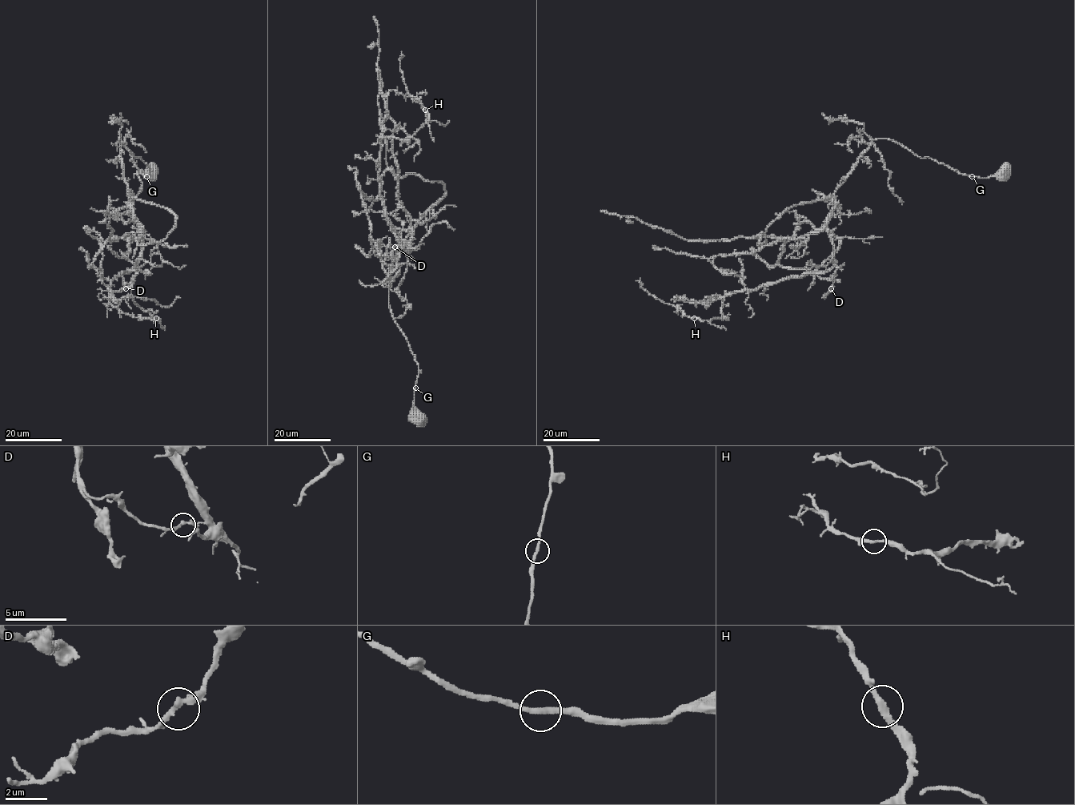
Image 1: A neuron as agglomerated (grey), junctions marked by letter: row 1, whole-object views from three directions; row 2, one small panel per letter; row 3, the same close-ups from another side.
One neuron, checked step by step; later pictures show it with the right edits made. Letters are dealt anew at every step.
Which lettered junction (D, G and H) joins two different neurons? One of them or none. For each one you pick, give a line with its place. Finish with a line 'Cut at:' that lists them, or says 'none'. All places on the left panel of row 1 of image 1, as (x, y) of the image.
Cut at: none

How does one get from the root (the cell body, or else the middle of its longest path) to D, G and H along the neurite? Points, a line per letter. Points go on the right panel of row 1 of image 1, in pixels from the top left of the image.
D: (1005, 171), (988, 178), (963, 175), (892, 140), (873, 139), (833, 195), (827, 230), (836, 270), (831, 288)
G: (1005, 171), (999, 176), (988, 178), (972, 176)
H: (1005, 171), (963, 175), (892, 140), (873, 139), (833, 195), (829, 269), (731, 291), (724, 318), (694, 318)

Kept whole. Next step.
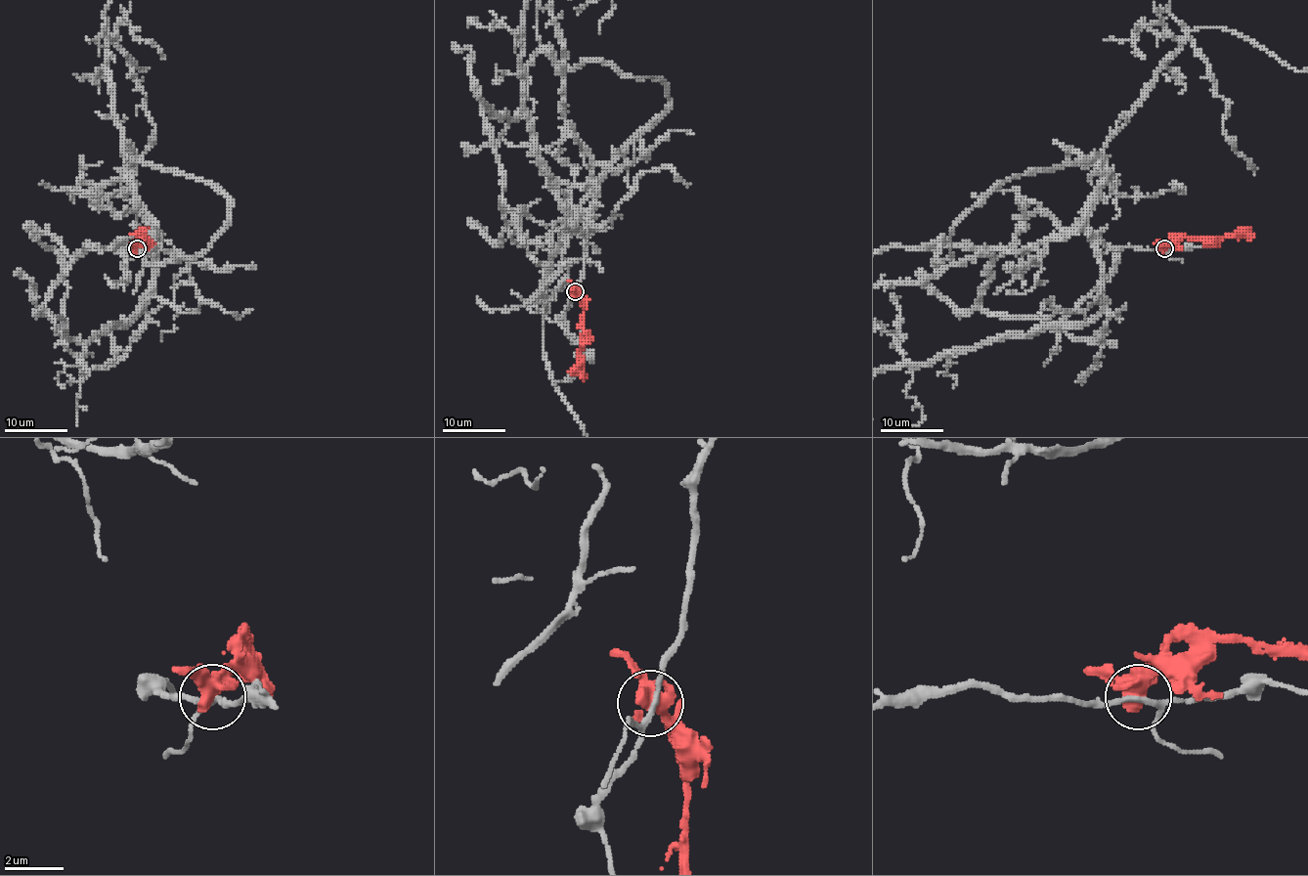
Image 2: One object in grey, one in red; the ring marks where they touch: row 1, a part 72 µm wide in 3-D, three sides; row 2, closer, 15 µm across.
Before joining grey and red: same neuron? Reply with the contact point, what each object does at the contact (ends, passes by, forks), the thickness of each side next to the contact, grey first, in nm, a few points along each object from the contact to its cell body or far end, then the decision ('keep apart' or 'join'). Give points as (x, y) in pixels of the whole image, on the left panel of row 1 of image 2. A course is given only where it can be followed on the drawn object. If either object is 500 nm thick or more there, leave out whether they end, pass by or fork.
(137, 248) | 140/550 nm | red via (137, 249), (145, 237), (145, 240), (142, 237), (145, 233), (142, 240) | keep apart

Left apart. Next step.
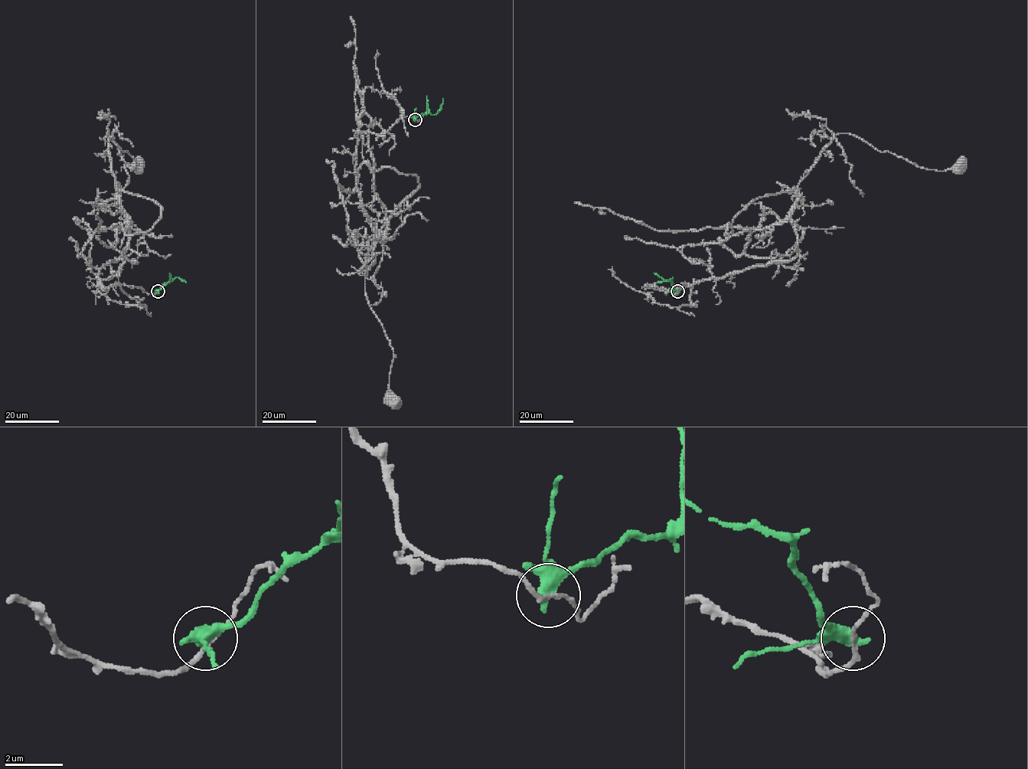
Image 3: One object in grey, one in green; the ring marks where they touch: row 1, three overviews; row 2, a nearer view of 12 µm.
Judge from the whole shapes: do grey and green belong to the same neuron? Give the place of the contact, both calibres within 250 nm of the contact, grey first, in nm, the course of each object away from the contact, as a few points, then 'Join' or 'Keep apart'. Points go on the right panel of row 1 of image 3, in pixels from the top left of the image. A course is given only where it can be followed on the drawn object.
Place: (677, 291). Thickness 130 nm (grey) against 340 nm. Course of grey: (677, 291), (644, 285), (689, 287), (789, 261), (797, 188), (834, 135), (920, 167), (961, 165). Course of green: (677, 291), (671, 285), (673, 277), (656, 283). Keep apart

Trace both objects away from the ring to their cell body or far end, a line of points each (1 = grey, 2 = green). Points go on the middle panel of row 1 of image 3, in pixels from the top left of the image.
1: (415, 119), (364, 89), (356, 185), (385, 239), (373, 239), (368, 253), (364, 292), (393, 351), (394, 404)
2: (415, 119), (422, 113), (435, 115), (443, 98)

